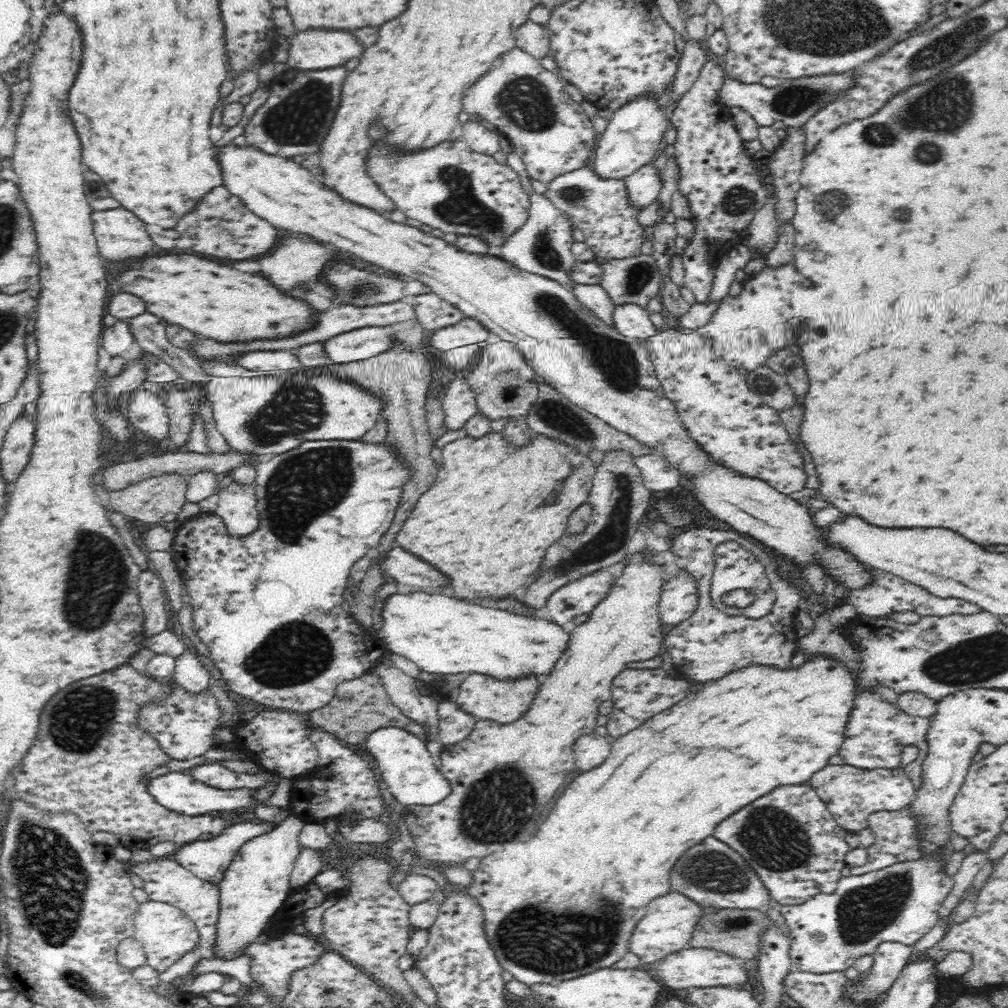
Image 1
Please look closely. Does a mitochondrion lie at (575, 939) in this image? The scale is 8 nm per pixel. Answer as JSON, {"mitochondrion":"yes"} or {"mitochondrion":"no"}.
{"mitochondrion":"yes"}

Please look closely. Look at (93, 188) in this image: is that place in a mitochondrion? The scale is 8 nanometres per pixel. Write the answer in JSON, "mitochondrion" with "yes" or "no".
{"mitochondrion":"no"}

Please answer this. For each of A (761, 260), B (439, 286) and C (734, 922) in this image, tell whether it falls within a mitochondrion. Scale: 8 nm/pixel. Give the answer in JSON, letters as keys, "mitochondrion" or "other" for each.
{"A":"other","B":"other","C":"mitochondrion"}

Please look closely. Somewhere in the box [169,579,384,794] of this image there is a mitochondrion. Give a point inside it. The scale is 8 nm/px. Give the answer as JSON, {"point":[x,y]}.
{"point":[295,653]}

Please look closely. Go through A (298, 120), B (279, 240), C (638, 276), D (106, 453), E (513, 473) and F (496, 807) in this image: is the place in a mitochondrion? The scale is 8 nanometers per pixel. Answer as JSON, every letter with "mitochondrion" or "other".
{"A":"mitochondrion","B":"other","C":"mitochondrion","D":"other","E":"other","F":"mitochondrion"}

